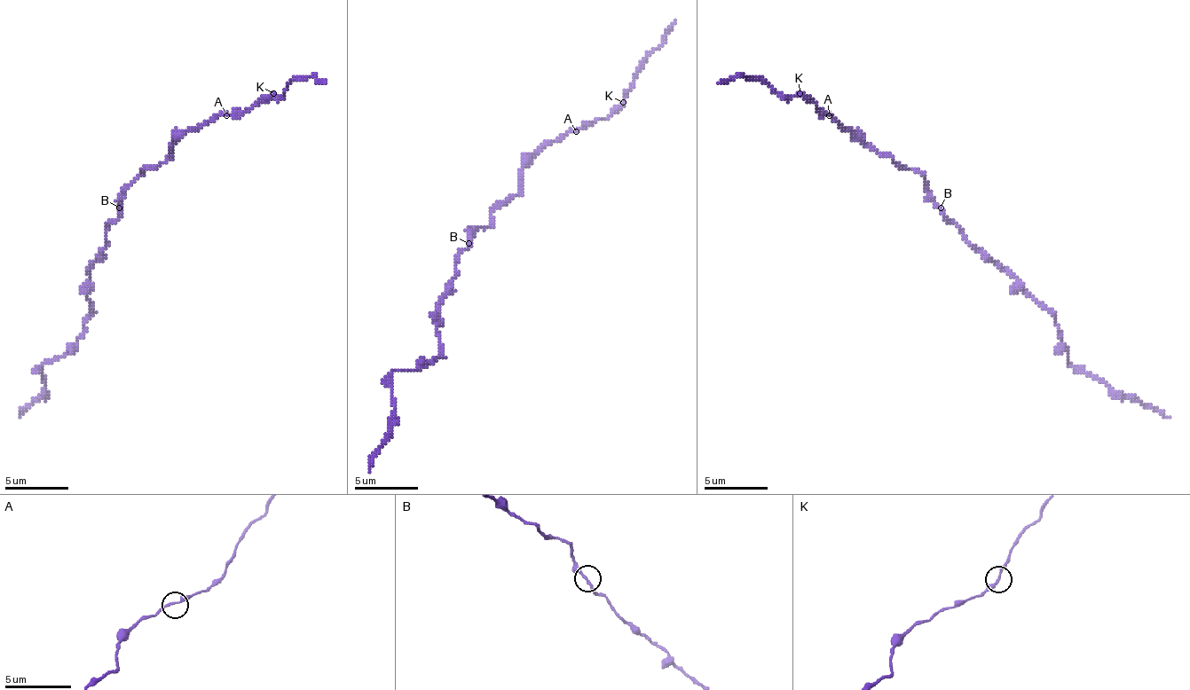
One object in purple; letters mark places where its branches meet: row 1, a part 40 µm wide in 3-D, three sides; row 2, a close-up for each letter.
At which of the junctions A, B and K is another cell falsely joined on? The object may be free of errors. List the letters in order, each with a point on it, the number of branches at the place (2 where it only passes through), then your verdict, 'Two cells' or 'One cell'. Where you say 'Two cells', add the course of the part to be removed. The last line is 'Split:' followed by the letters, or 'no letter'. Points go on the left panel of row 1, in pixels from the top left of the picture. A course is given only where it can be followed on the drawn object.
A: Place: (226, 115). Branches: 2. One cell
B: Place: (119, 207). Branches: 2. One cell
K: Place: (273, 93). Branches: 2. One cell
Split: no letter

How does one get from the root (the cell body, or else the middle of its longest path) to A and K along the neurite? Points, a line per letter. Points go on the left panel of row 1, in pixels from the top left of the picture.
A: (122, 207), (122, 194), (141, 176), (141, 169), (160, 166), (188, 130), (226, 115)
K: (122, 207), (122, 194), (141, 176), (141, 169), (160, 166), (188, 130), (220, 115), (242, 115), (274, 92)

